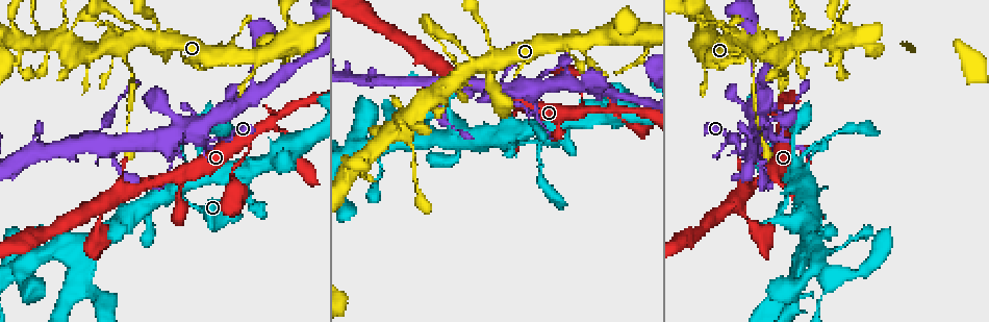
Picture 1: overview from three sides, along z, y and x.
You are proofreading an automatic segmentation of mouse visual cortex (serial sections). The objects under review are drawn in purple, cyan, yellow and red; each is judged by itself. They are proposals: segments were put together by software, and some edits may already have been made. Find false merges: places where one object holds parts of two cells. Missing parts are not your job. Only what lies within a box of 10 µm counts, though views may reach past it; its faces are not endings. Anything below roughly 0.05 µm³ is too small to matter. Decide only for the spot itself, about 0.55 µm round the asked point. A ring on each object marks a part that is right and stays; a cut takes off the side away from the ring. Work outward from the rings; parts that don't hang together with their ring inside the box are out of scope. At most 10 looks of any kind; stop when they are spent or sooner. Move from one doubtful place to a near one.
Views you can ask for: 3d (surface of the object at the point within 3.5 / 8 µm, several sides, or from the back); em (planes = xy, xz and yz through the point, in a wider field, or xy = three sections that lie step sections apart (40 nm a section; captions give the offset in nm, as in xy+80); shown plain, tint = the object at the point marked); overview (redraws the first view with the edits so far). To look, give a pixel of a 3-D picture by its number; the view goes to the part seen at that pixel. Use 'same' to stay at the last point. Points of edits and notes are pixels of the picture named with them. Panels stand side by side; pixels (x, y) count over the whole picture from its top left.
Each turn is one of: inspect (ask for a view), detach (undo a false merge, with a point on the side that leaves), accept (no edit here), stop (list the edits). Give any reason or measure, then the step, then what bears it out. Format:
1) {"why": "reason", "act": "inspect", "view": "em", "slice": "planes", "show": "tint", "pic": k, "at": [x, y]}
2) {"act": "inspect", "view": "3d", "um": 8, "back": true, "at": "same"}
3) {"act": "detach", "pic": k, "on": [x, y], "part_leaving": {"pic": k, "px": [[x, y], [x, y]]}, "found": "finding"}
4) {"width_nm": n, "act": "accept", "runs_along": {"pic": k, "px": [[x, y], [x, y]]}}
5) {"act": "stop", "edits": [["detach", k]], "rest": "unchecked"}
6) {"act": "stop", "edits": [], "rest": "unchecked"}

{"why": "three arms meet", "act": "inspect", "view": "3d", "um": 3.5, "pic": 1, "at": [581, 105]}

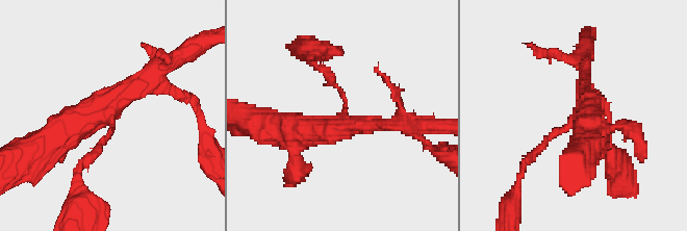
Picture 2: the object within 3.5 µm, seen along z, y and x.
{"arms": 3, "arm_widths_nm": [150, 250, 500], "act": "inspect", "view": "em", "slice": "xy", "step": 3, "show": "tint", "pic": 2, "at": [111, 123]}

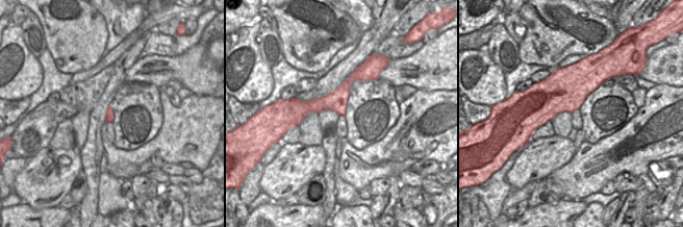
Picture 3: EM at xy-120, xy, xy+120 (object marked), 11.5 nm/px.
{"act": "accept", "runs_along": {"pic": 2, "px": [[590, 130], [590, 107], [526, 164]]}, "found": "all the same cell"}

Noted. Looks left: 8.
{"why": "four-way junction", "act": "inspect", "view": "3d", "um": 3.5, "pic": 1, "at": [509, 140]}

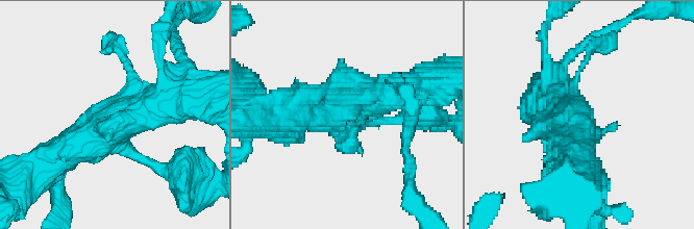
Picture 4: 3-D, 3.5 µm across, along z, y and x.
{"why": "need the tissue", "act": "inspect", "view": "em", "slice": "xy", "step": 2, "show": "plain", "pic": 4, "at": [343, 114]}

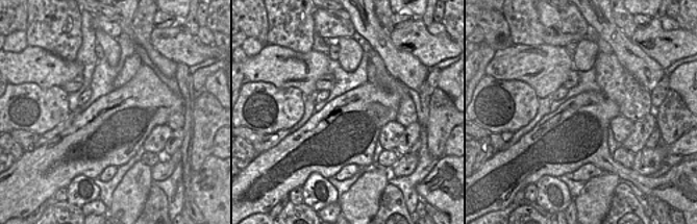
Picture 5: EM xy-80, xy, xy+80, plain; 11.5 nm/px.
{"why": "with the object marked", "act": "inspect", "view": "em", "slice": "xy", "step": 2, "show": "tint", "at": "same"}

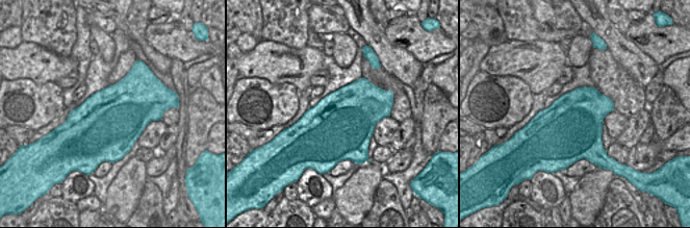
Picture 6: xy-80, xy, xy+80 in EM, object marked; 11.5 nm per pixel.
{"width_nm": 750, "act": "accept", "runs_along": {"pic": 4, "px": [[167, 171], [109, 132], [49, 161]]}, "found": "continuous, no second cell"}

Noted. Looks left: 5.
{"why": "sudden change in width", "act": "inspect", "view": "3d", "um": 8, "back": true, "pic": 1, "at": [808, 218]}

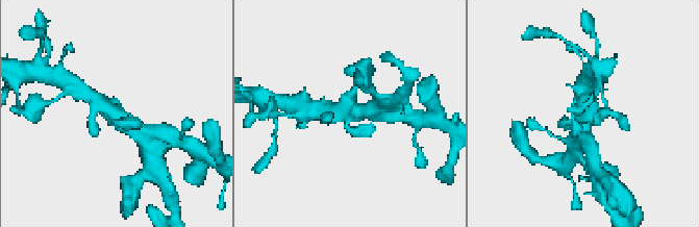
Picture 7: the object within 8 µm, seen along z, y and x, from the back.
{"act": "inspect", "view": "em", "slice": "xy", "step": 5, "show": "tint", "at": "same"}

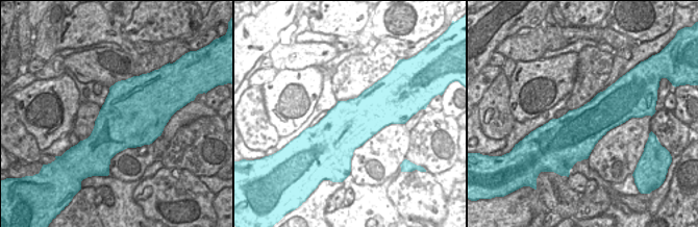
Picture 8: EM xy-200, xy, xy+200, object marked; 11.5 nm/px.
{"act": "accept", "runs_along": {"pic": 7, "px": [[83, 92], [134, 127]]}, "found": "continuous, no second cell"}

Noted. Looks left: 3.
{"why": "narrows sharply", "act": "inspect", "view": "3d", "um": 3.5, "pic": 1, "at": [128, 70]}

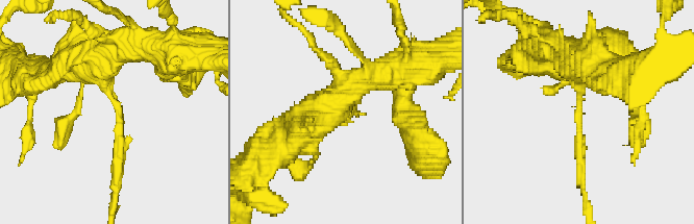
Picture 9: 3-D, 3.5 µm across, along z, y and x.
{"arm_widths_nm": [150, 450], "act": "inspect", "view": "em", "slice": "xy", "step": 3, "show": "tint", "pic": 9, "at": [116, 106]}

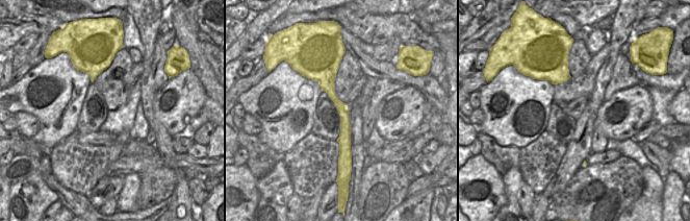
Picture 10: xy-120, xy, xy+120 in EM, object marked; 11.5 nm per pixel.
{"act": "inspect", "view": "em", "slice": "xy", "step": 5, "show": "tint", "at": "same"}

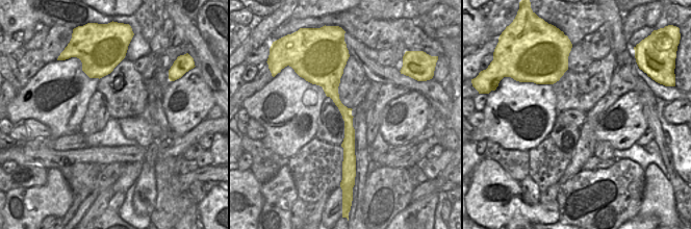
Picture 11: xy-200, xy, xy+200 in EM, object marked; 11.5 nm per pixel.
{"act": "accept", "runs_along": {"pic": 11, "px": [[339, 70], [333, 94], [347, 113], [352, 159]]}, "found": "continuous, no second cell"}

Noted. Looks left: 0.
{"act": "stop", "edits": [], "rest": "unchecked"}

